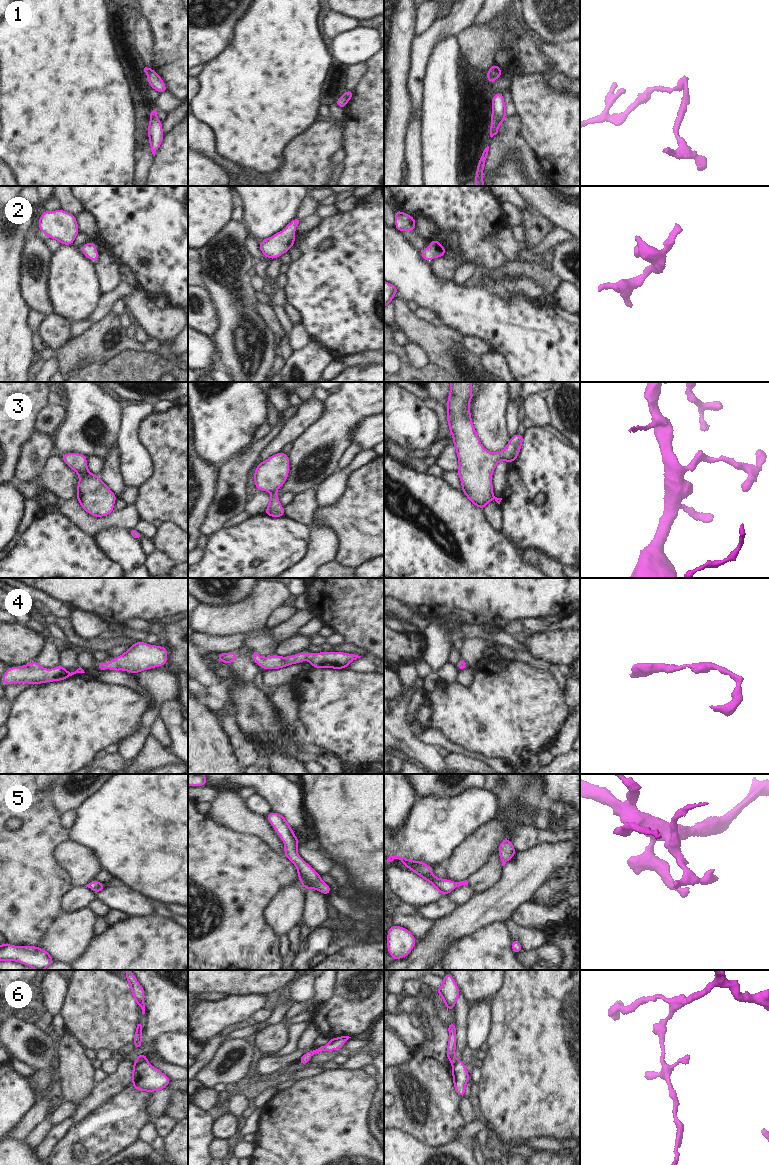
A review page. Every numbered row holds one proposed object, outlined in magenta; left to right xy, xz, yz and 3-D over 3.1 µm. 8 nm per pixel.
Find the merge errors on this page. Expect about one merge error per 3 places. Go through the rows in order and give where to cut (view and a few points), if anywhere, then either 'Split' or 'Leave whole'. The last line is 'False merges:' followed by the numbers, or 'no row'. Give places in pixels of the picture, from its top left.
1: Split along yz (488, 70), (495, 79). Split
2: No split. Leave whole
3: No split. Leave whole
4: No split. Leave whole
5: No split. Leave whole
6: Split along xy (146, 1059), (134, 1064). Split
False merges: 1, 6

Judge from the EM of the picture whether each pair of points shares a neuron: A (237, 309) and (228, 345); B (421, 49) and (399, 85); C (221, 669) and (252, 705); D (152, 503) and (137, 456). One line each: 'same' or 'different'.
A: same
B: different
C: same
D: different

